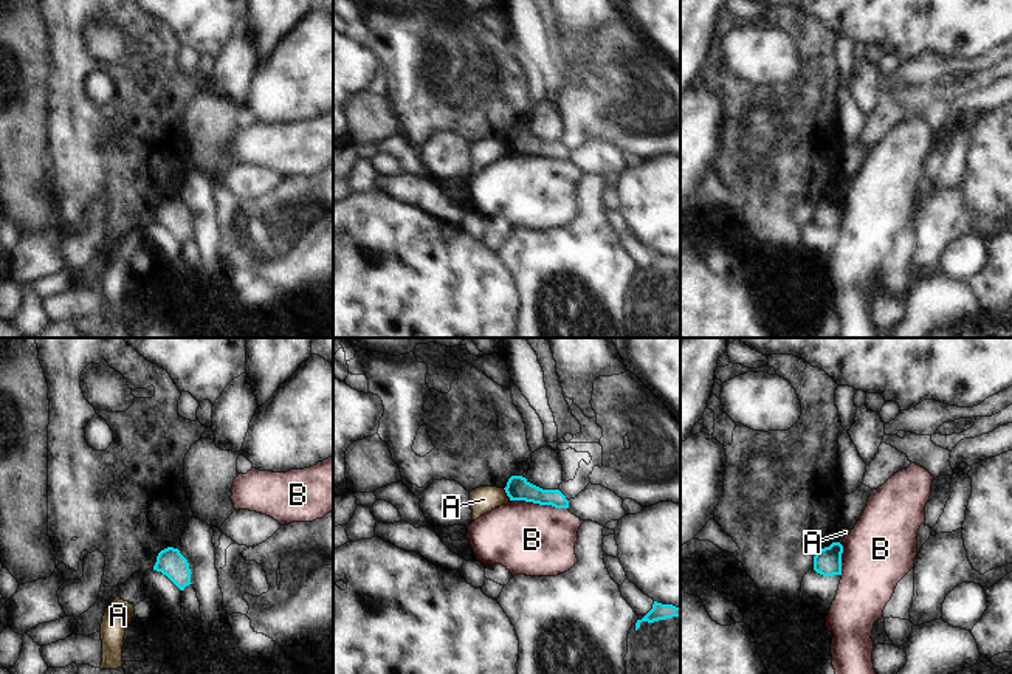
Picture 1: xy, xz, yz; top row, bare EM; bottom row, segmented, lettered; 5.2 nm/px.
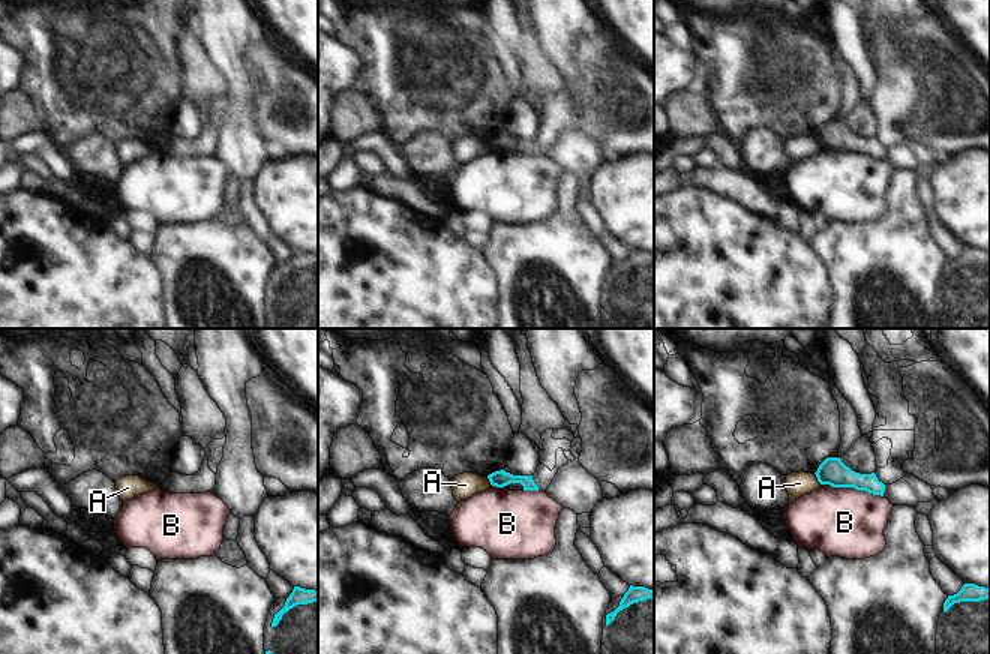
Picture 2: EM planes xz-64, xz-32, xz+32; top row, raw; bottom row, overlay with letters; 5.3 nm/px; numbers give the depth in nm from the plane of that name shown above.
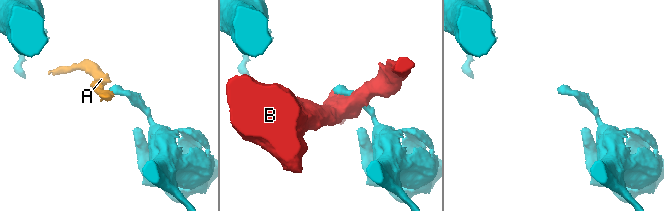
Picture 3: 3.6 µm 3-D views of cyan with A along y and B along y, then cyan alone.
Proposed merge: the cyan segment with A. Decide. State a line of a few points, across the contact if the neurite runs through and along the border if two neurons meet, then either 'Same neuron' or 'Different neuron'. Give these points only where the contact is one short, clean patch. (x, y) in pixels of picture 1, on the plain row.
Line: xz (502, 141), (510, 152). Different neuron.

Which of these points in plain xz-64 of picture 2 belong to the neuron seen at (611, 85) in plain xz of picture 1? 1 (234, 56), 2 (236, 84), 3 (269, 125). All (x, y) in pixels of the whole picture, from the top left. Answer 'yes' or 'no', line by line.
1: no
2: no
3: yes

